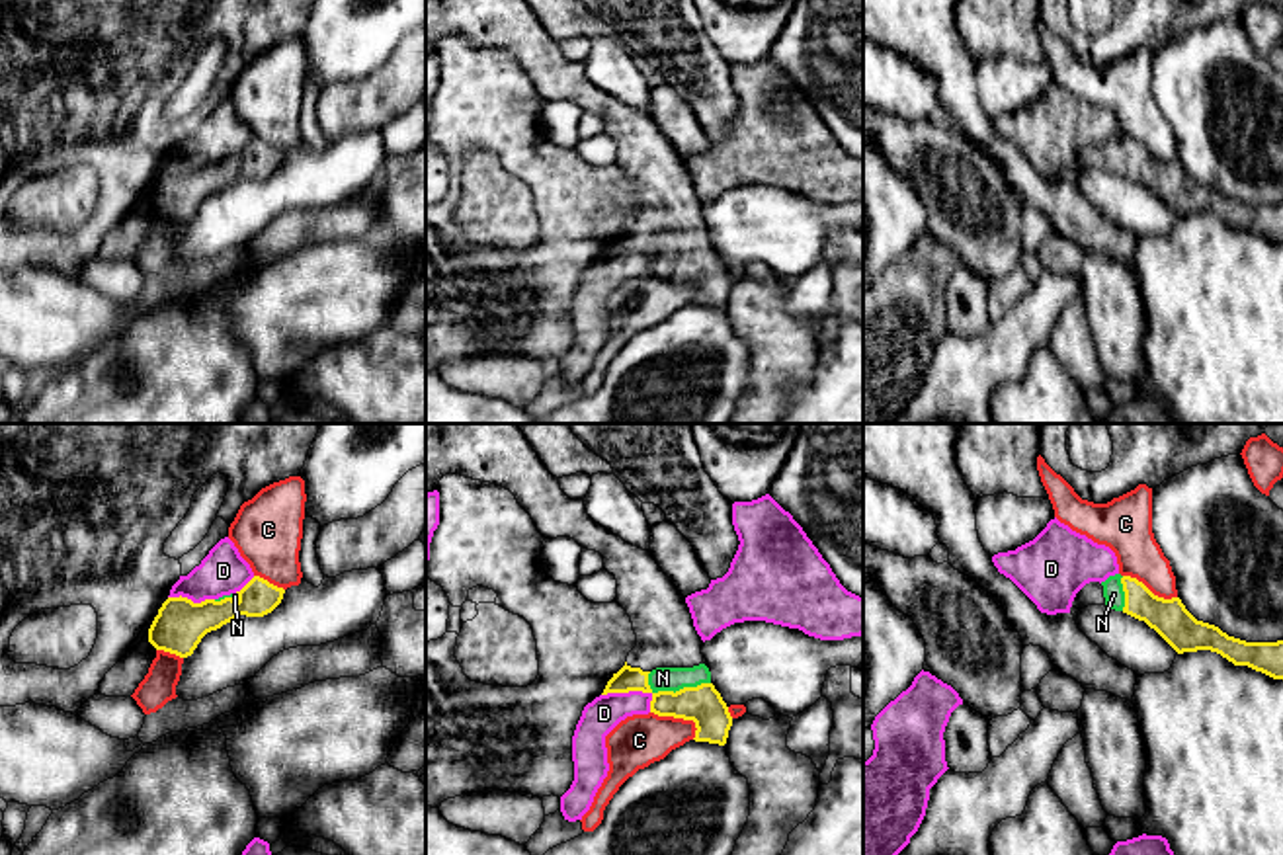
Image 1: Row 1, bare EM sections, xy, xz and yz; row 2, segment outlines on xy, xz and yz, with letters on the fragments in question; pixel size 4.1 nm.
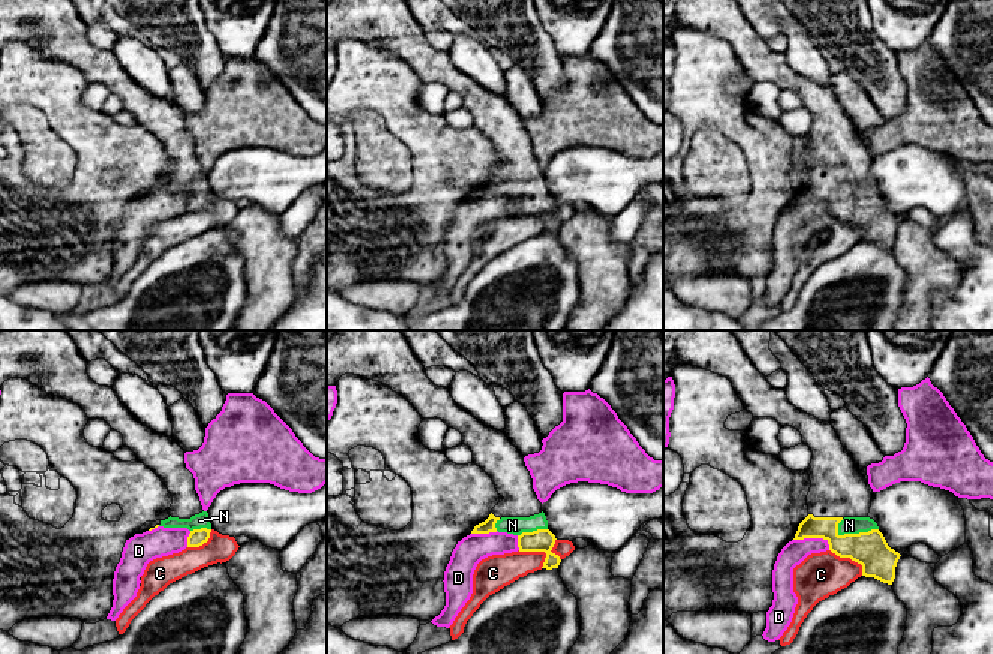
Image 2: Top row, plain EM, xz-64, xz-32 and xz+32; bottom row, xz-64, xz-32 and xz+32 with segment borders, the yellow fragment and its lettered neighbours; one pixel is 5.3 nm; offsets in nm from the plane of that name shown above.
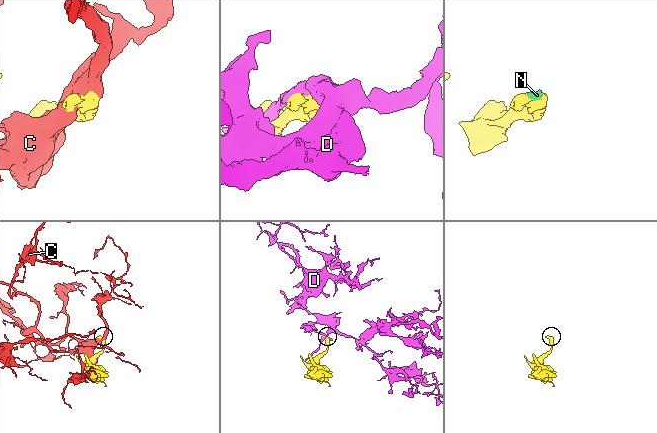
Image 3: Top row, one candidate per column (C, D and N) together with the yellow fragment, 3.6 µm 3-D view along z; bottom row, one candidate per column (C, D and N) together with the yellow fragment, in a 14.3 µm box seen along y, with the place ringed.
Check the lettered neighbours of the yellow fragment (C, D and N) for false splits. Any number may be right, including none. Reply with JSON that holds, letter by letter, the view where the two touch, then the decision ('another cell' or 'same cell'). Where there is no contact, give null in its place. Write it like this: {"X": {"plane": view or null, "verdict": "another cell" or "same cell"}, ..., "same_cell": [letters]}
{"C": {"plane": "xz", "verdict": "another cell"}, "D": {"plane": "xz", "verdict": "another cell"}, "N": {"plane": "xz", "verdict": "same cell"}, "same_cell": ["N"]}

